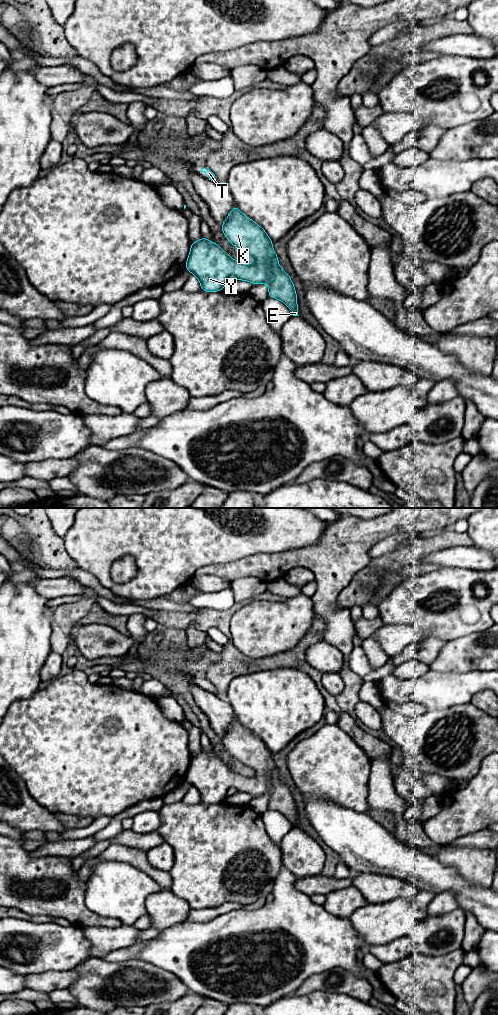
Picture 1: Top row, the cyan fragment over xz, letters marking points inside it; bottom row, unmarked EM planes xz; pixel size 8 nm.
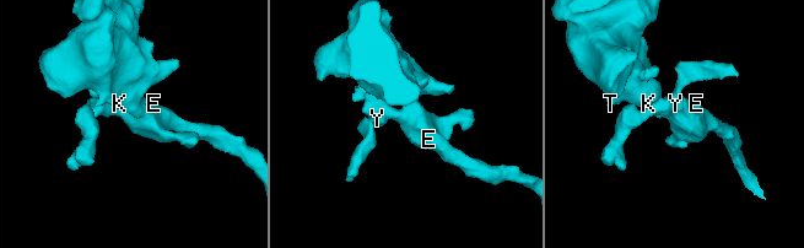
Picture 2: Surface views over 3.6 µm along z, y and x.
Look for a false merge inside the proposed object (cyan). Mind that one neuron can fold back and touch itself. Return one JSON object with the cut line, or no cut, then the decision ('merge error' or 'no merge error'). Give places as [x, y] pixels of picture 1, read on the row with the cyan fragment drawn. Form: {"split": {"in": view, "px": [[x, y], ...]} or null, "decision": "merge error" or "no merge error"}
{"split": null, "decision": "no merge error"}

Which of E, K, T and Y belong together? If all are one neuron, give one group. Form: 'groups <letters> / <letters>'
groups E K T Y

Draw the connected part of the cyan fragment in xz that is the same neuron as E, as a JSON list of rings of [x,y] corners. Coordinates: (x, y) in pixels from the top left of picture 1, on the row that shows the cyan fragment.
[[[233,205],[227,219],[221,224],[223,234],[229,242],[255,259],[253,265],[244,265],[233,260],[217,243],[208,241],[203,235],[199,242],[191,242],[191,250],[186,261],[185,269],[193,273],[201,283],[201,291],[217,292],[227,285],[227,279],[246,280],[254,285],[267,282],[269,284],[268,297],[283,301],[292,311],[293,316],[298,315],[296,290],[290,276],[280,268],[278,255],[273,252],[273,241],[257,223],[240,212]]]

